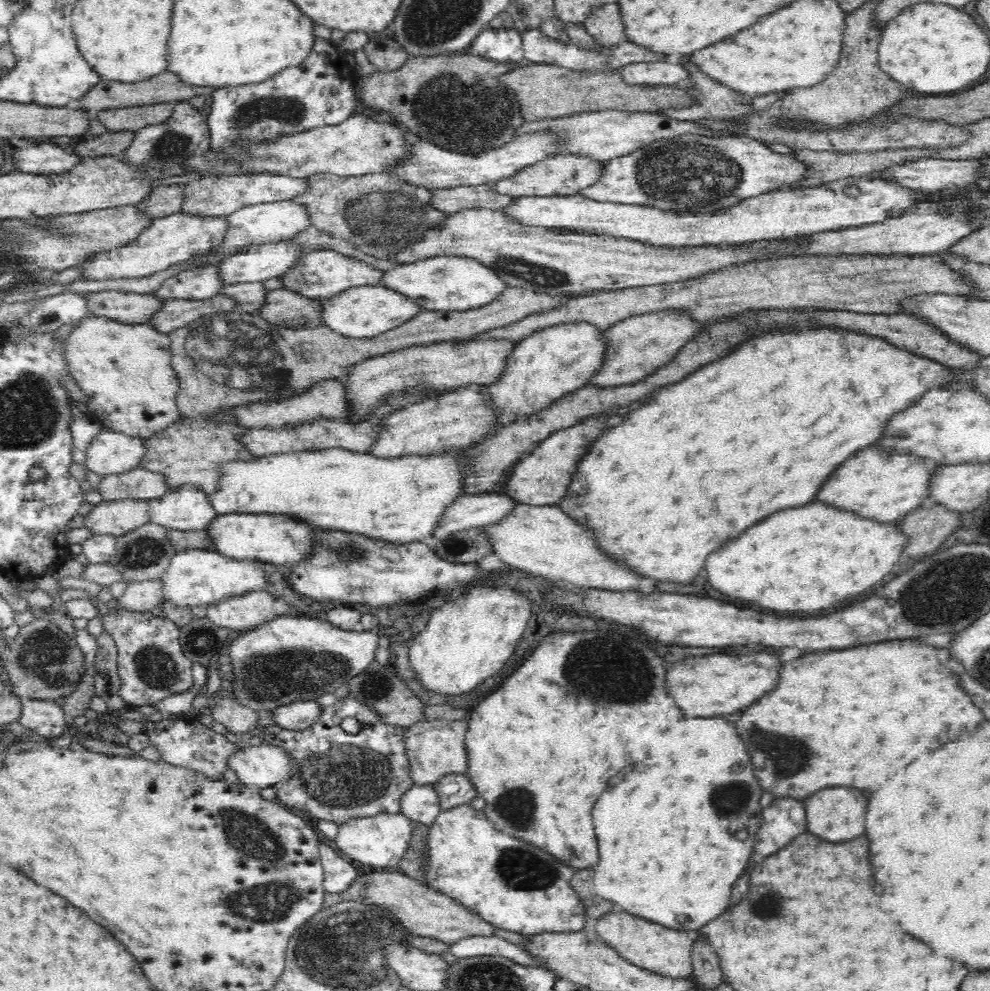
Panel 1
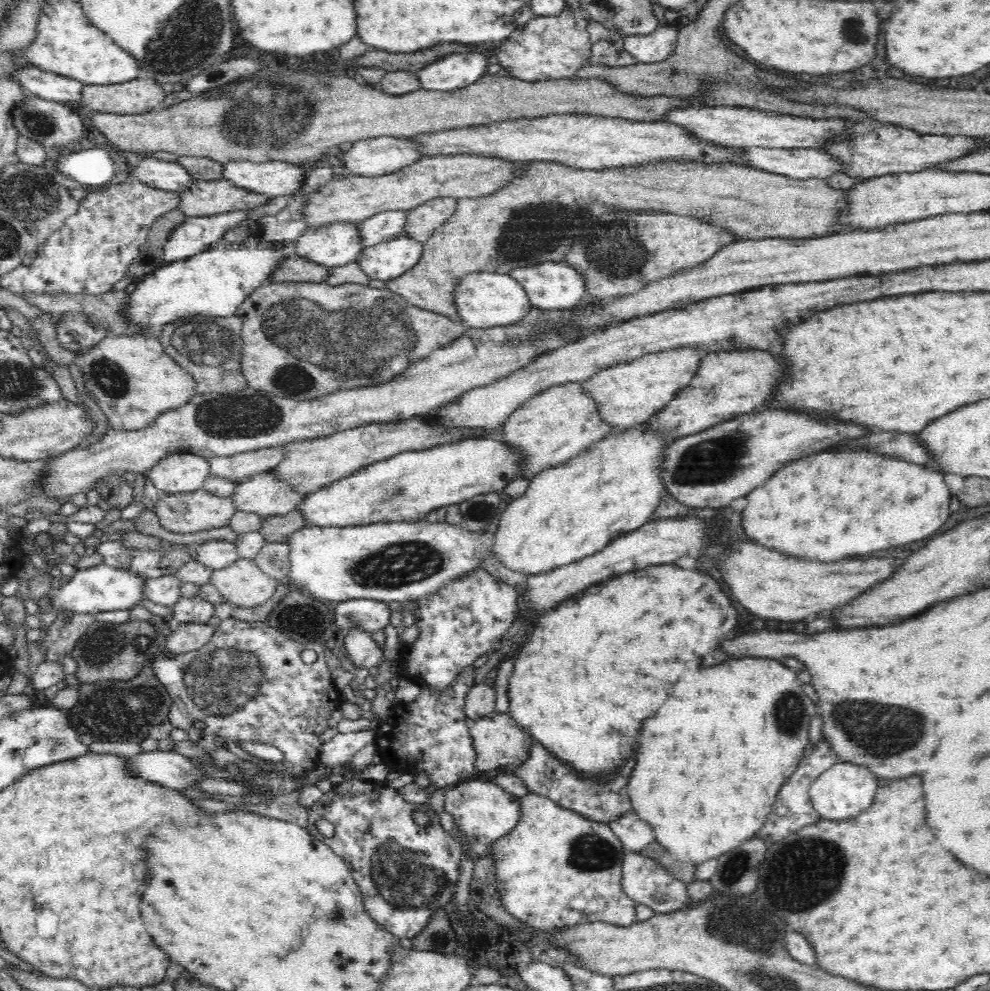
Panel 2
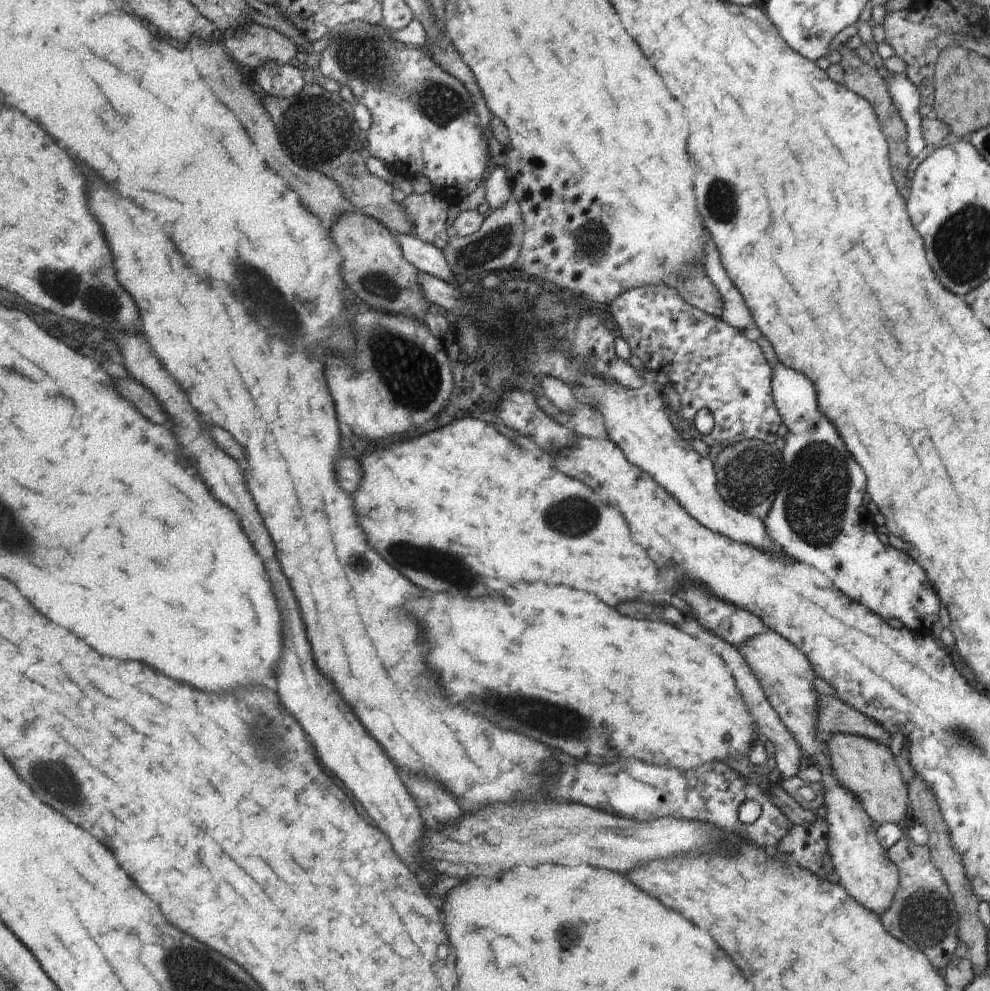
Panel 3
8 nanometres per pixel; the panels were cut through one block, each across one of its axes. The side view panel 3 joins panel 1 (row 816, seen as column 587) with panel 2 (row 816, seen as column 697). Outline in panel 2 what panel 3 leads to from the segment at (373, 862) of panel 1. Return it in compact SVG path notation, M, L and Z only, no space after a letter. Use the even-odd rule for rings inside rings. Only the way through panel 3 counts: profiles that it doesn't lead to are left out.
M474 778L474 780L468 780L468 782L456 784L452 788L446 788L444 792L446 792L444 812L452 814L456 818L456 824L464 830L464 834L468 834L468 840L472 836L478 838L478 848L480 848L480 844L484 848L484 846L490 846L496 840L504 838L516 826L520 826L520 822L524 818L522 798L506 792L496 782L484 782L484 780Z

